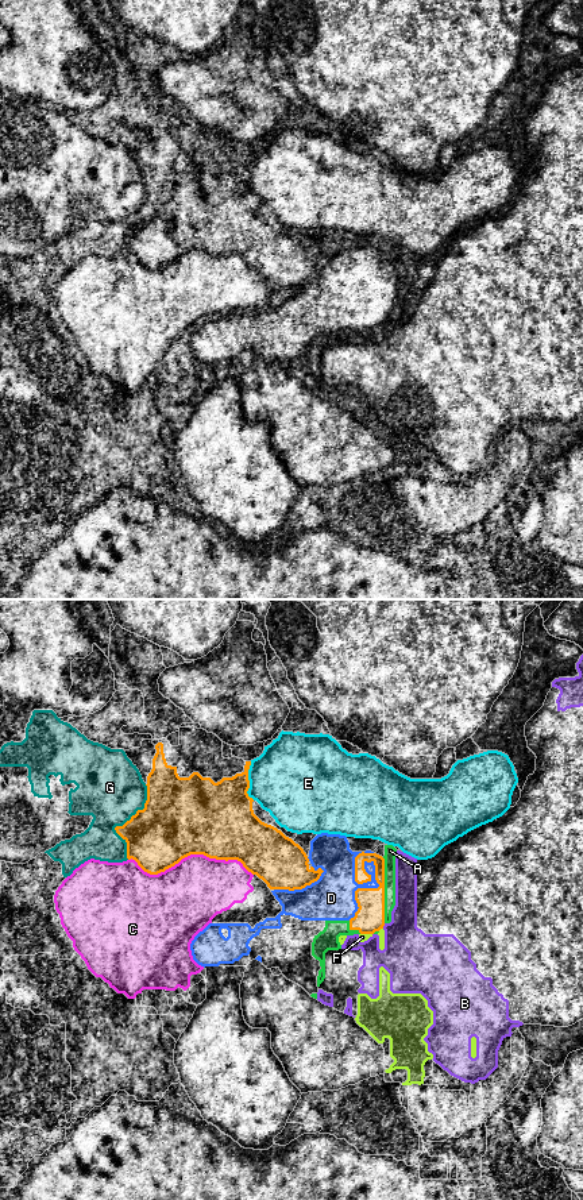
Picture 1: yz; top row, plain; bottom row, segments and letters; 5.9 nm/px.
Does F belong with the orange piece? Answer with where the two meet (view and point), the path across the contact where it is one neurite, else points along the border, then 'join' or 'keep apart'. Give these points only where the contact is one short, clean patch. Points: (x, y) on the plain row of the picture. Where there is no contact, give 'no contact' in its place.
meets orange in yz at (379, 324); border along yz (382, 323), (378, 325); keep apart

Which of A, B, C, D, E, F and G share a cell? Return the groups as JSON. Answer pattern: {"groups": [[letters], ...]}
{"groups": [["A", "D"], ["B", "F"], ["C"], ["E"], ["G"]]}

